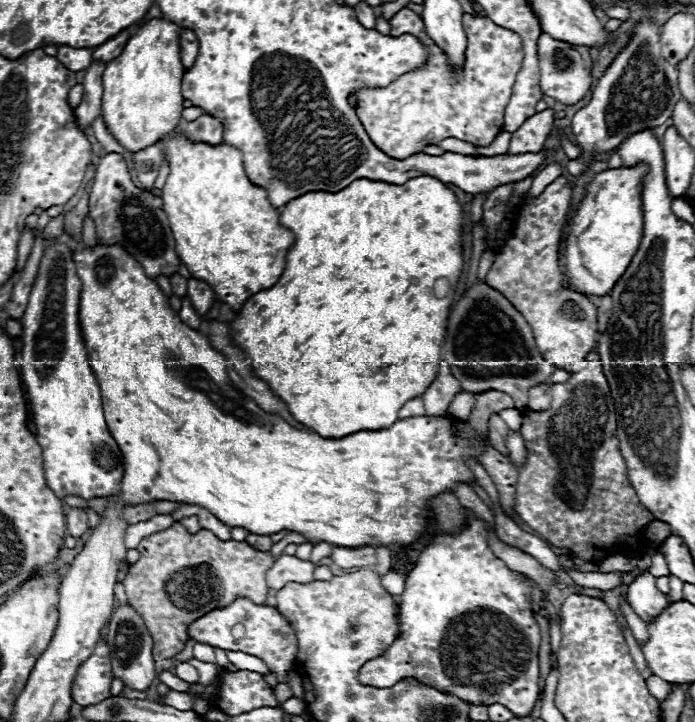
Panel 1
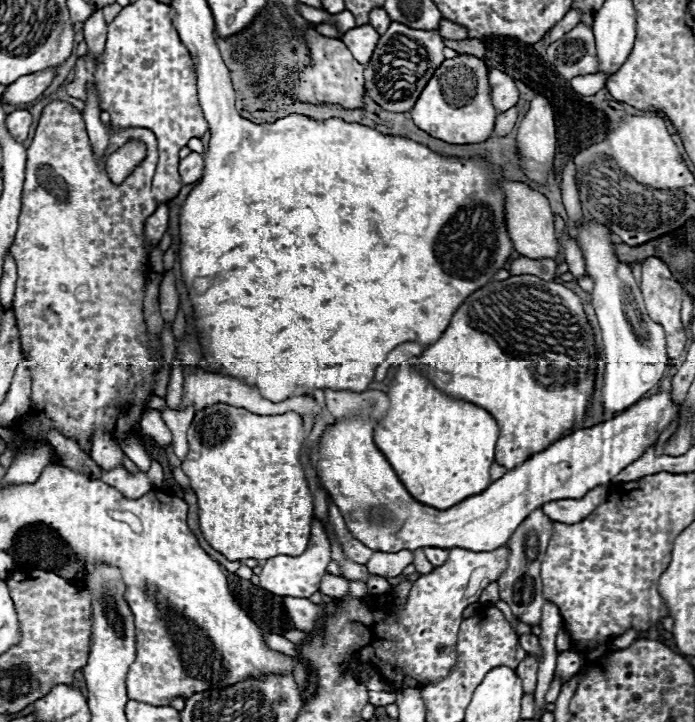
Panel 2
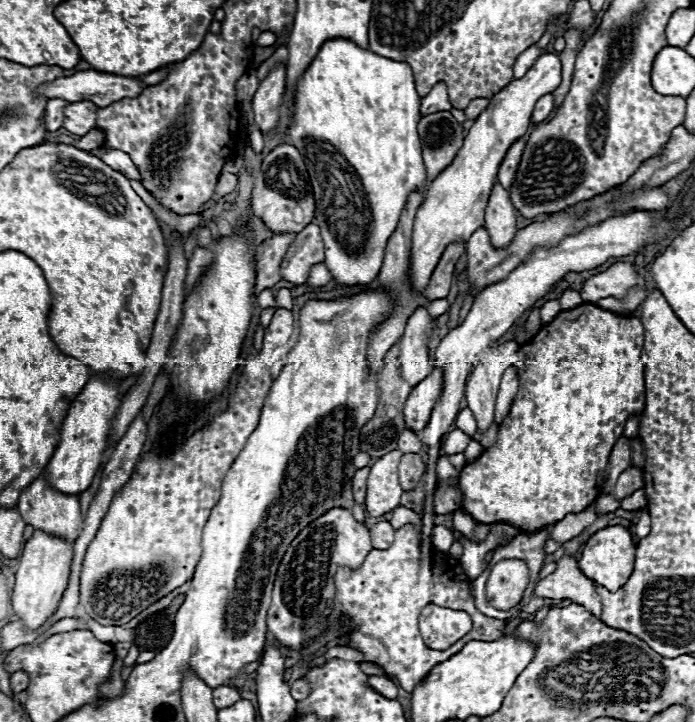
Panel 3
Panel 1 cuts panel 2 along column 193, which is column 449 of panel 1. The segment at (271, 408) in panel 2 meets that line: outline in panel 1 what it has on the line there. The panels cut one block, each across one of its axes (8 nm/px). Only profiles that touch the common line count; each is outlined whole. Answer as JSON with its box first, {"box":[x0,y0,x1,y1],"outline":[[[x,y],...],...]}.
{"box":[422,366,462,418],"outline":[[[442,366],[438,370],[438,376],[434,378],[434,382],[430,384],[430,388],[422,394],[422,402],[424,402],[424,410],[426,410],[424,416],[430,416],[430,418],[442,416],[460,390],[462,388],[460,388],[458,380],[450,374],[450,368]]]}

